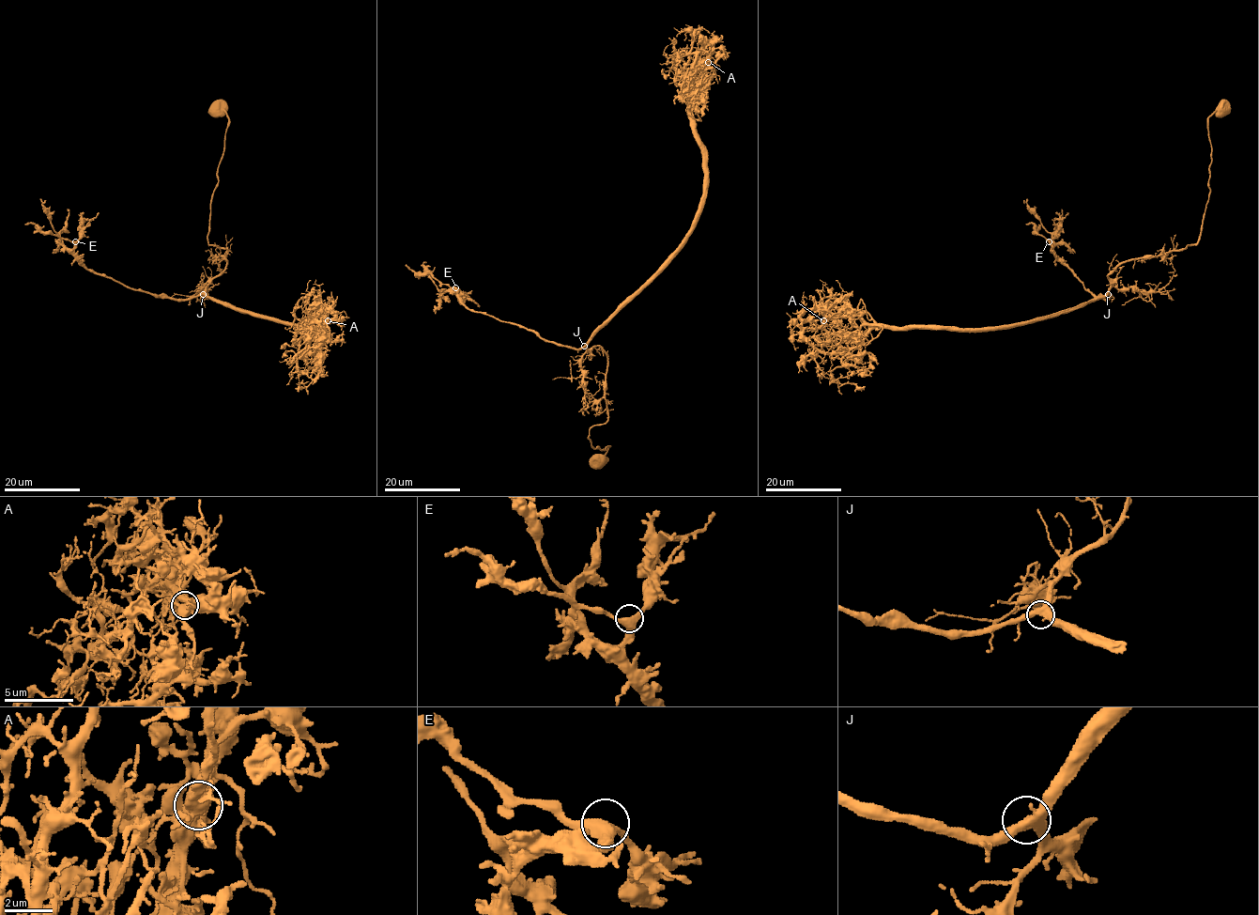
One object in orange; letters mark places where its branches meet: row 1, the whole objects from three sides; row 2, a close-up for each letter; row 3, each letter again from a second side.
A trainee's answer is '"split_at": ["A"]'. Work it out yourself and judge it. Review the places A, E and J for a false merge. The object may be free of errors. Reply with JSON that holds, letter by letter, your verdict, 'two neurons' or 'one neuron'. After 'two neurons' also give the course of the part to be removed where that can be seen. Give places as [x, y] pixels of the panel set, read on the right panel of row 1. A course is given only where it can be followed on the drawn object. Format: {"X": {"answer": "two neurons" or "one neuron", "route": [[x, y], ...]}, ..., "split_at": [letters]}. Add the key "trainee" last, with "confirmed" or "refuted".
{"A": {"answer": "two neurons", "route": [[823, 321], [847, 316], [857, 330], [857, 371], [836, 380], [864, 386]]}, "E": {"answer": "one neuron"}, "J": {"answer": "one neuron"}, "split_at": ["A"], "trainee": "confirmed"}

